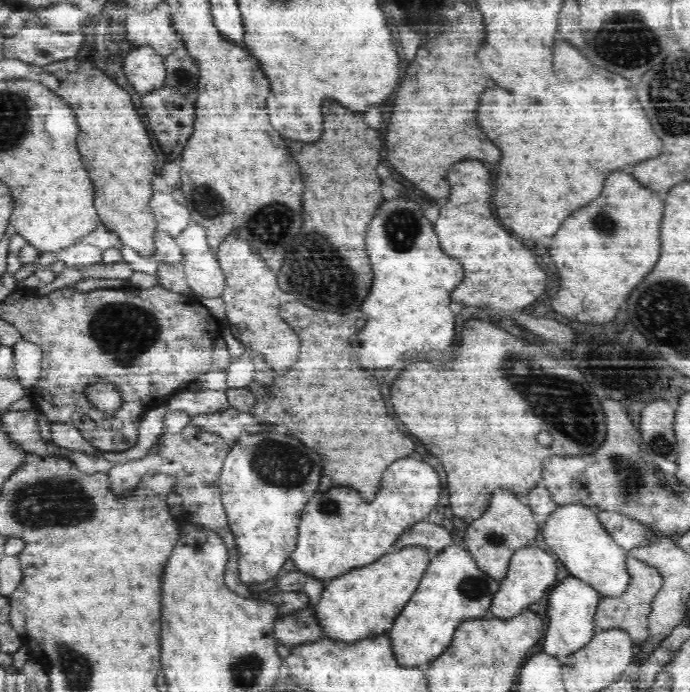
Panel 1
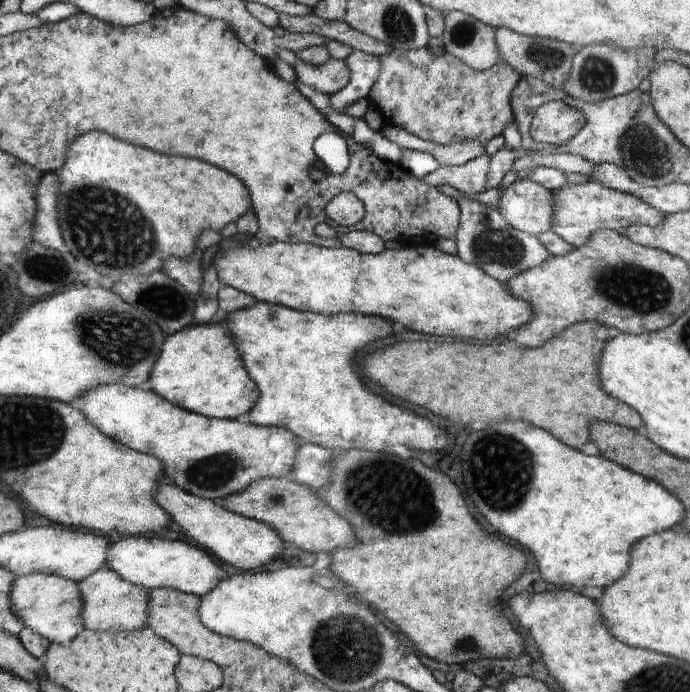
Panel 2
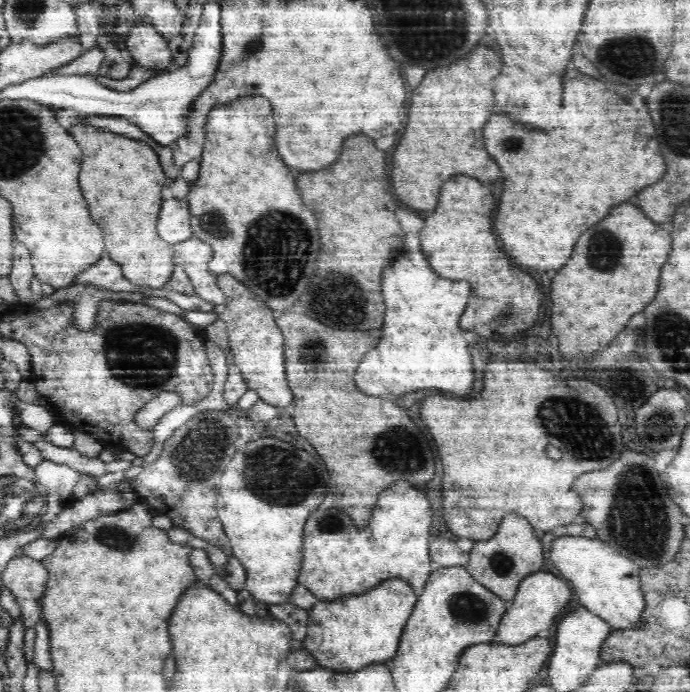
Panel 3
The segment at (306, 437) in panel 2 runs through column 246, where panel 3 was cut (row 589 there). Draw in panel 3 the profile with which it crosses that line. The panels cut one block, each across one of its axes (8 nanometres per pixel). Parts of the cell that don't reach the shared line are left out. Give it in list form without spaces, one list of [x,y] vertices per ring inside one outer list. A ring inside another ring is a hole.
[[[398,482],[392,488],[378,496],[378,504],[373,510],[374,516],[368,526],[358,528],[353,525],[353,519],[346,511],[316,510],[308,522],[305,522],[303,558],[297,583],[302,584],[320,601],[338,599],[348,594],[361,593],[382,582],[382,578],[397,577],[405,579],[410,585],[421,591],[433,572],[430,566],[429,543],[430,525],[432,525],[432,510],[428,498],[412,488],[408,482]]]

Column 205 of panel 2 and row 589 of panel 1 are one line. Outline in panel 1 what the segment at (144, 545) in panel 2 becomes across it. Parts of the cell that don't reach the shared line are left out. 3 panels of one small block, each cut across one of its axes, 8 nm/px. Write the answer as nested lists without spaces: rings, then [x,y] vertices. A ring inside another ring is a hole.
[[[575,576],[564,578],[556,588],[552,588],[548,596],[548,630],[543,635],[539,647],[549,655],[556,658],[565,658],[574,651],[586,646],[594,636],[595,612],[598,608],[599,594],[593,586]]]

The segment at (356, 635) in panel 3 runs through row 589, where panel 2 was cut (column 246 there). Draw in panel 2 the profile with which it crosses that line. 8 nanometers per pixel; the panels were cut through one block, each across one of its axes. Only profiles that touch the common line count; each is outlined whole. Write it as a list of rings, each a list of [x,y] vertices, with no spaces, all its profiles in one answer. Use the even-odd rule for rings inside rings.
[[[223,323],[194,324],[166,336],[148,382],[160,398],[208,418],[244,419],[260,398],[259,387],[244,366],[240,346]]]

